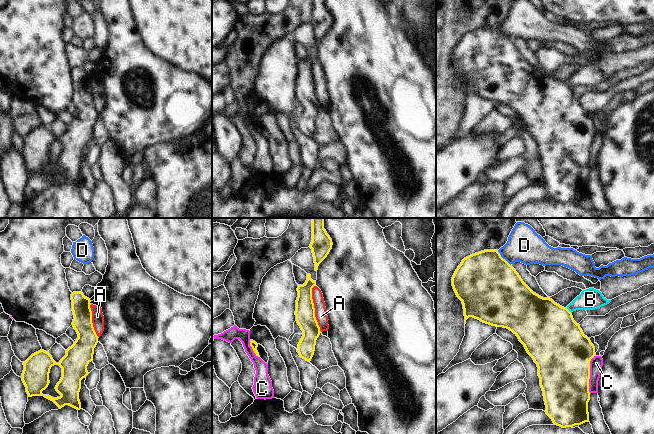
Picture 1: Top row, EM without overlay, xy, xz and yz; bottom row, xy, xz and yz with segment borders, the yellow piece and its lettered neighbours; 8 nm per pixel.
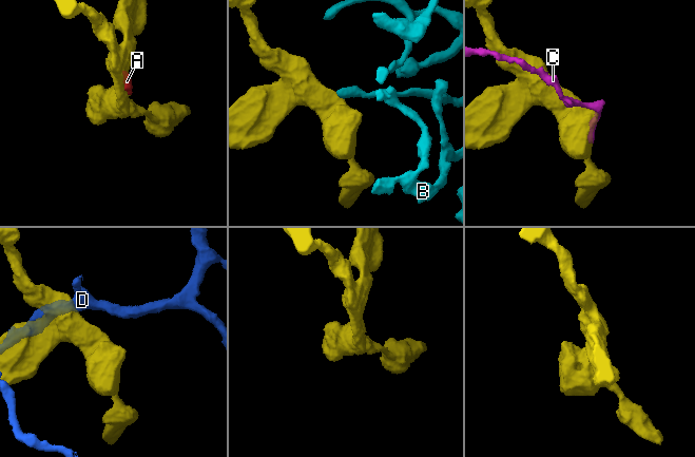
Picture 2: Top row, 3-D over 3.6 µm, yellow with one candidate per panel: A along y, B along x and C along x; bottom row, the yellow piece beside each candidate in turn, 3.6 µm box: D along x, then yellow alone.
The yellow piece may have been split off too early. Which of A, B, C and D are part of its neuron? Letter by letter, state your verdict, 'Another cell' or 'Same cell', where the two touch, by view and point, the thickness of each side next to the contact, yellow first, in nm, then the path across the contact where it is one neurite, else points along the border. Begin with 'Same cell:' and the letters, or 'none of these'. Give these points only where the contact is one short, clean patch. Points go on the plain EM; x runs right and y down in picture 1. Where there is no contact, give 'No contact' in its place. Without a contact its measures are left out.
Same cell: none of these
A: Another cell. Touches yellow at xz (314, 84). Thickness 160 nm (yellow) against 100 nm. Boundary: xz (314, 61), (312, 64), (314, 92), (321, 107)
B: Another cell. Touches yellow at yz (569, 87). Thickness 460 nm (yellow) against 180 nm
C: Another cell. Touches yellow at yz (589, 150). Thickness 440 nm (yellow) against 110 nm
D: Another cell. Touches yellow at yz (502, 34). Thickness 480 nm (yellow) against 280 nm

